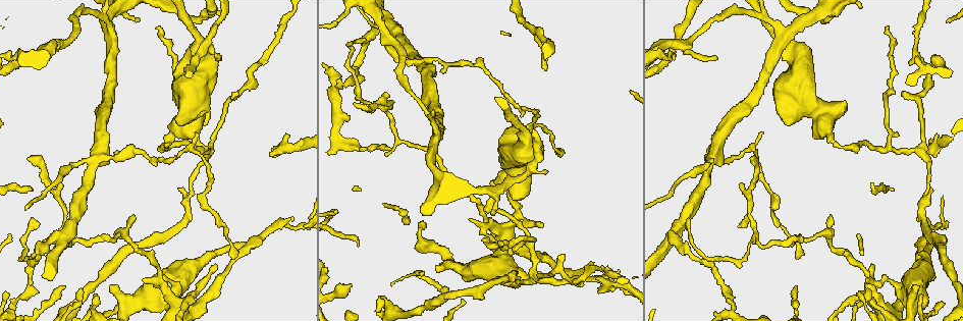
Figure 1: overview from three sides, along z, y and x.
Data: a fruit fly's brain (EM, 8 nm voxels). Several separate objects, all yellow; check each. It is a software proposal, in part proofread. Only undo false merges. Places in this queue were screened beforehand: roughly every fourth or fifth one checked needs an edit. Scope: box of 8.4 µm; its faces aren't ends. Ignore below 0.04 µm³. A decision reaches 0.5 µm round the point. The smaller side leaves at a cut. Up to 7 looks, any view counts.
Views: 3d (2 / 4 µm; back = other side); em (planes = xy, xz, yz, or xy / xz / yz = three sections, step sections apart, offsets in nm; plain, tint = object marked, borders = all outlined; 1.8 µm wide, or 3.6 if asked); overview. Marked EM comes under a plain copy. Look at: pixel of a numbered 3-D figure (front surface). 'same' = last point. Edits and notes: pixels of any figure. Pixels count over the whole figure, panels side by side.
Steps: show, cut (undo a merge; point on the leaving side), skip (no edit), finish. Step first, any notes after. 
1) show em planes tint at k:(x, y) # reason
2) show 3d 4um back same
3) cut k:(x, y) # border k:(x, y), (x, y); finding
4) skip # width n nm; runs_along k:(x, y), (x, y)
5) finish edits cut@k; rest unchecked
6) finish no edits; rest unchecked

show 3d 2um at 1:(532, 270) # thin neck

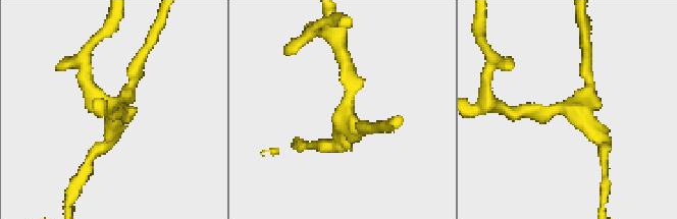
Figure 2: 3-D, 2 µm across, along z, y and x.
show em xz step 4 tint at 2:(347, 115)

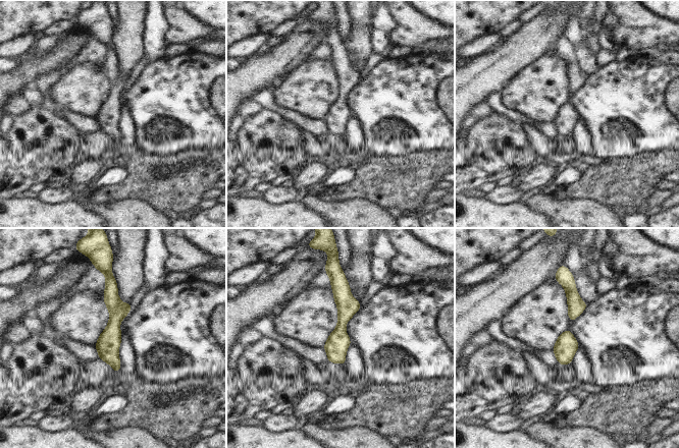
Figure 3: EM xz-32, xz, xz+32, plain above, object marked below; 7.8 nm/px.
show em planes tint same

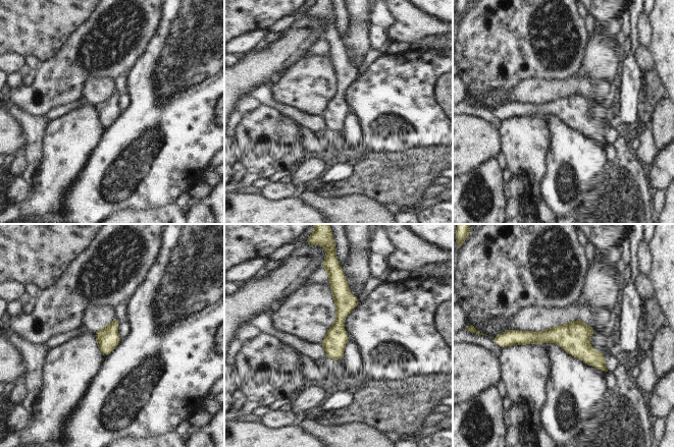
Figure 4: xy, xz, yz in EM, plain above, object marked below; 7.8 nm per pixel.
skip # width 170 nm; one neuron here

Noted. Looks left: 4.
show 3d 4um at 1:(926, 262) # thick turns thin

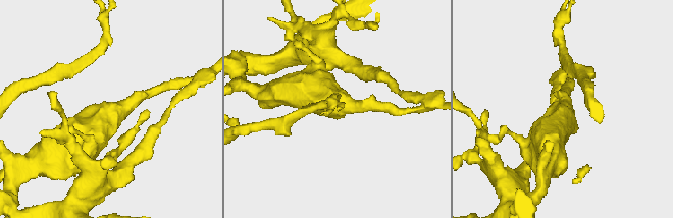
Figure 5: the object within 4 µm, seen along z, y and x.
show em xy step 16 tint at 5:(124, 107) # arm_widths 190, 650 nm; now the EM

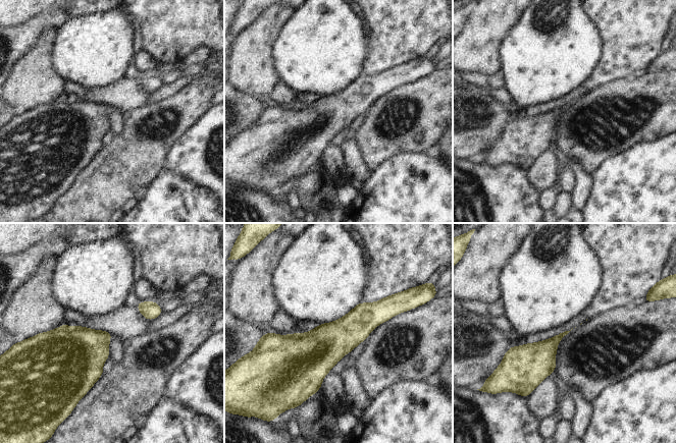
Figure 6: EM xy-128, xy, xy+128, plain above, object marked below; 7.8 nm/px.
show em planes tint same

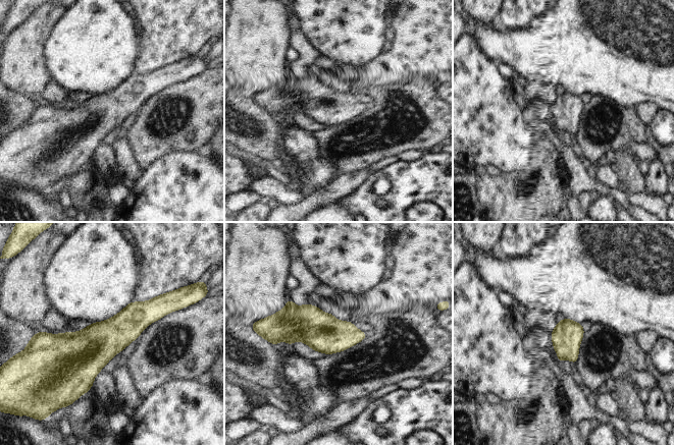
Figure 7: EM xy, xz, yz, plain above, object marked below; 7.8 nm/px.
skip # continuous, no second neuron

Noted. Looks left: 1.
finish no edits; rest unchecked

